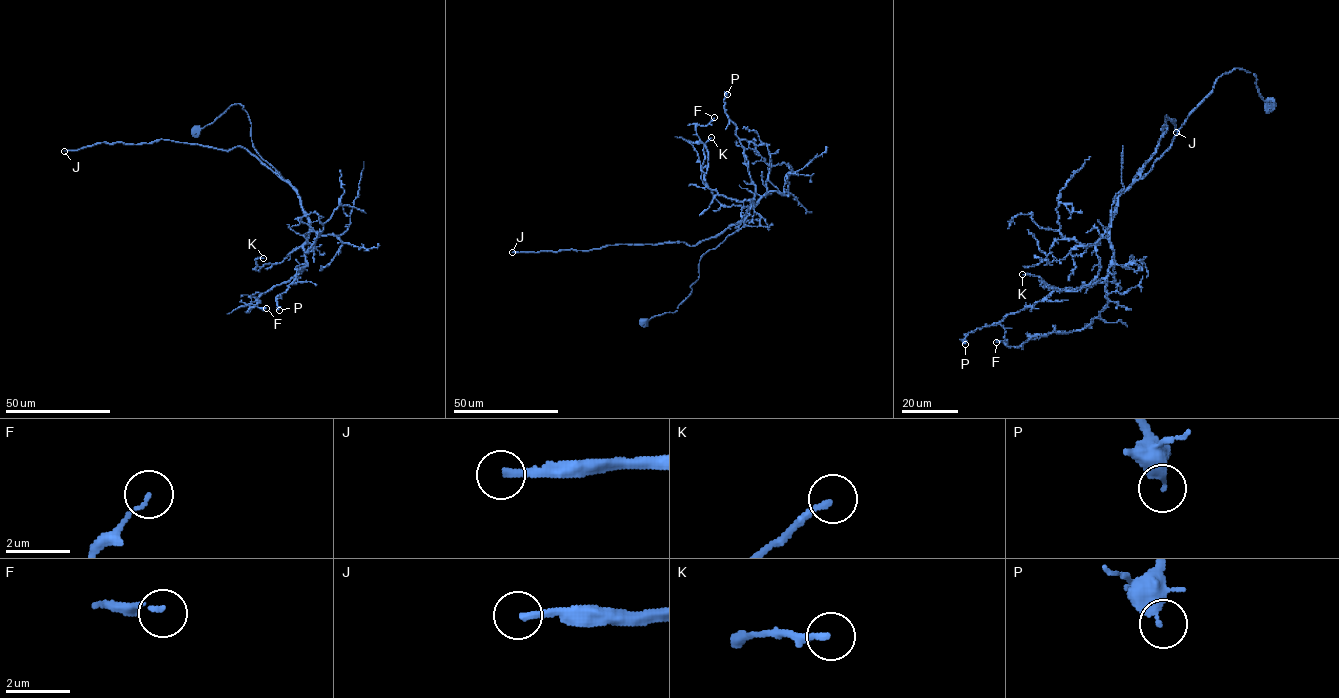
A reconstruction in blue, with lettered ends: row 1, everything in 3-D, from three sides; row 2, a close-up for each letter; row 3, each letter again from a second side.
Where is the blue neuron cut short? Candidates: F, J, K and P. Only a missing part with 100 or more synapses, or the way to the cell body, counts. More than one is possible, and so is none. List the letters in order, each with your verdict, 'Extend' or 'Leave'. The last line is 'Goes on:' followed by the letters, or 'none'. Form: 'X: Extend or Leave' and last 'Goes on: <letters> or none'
F: Leave
J: Extend
K: Leave
P: Leave
Goes on: J

